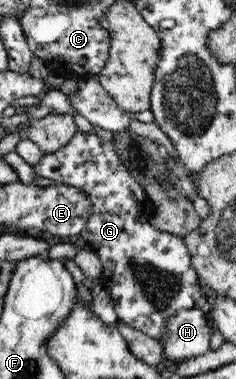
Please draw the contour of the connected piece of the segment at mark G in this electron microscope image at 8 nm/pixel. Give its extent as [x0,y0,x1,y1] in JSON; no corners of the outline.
[32,131,205,342]

